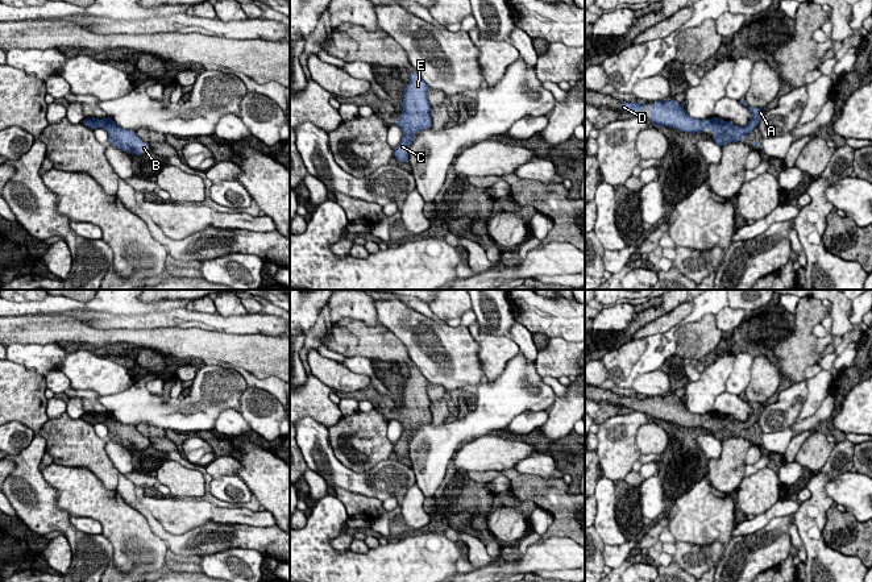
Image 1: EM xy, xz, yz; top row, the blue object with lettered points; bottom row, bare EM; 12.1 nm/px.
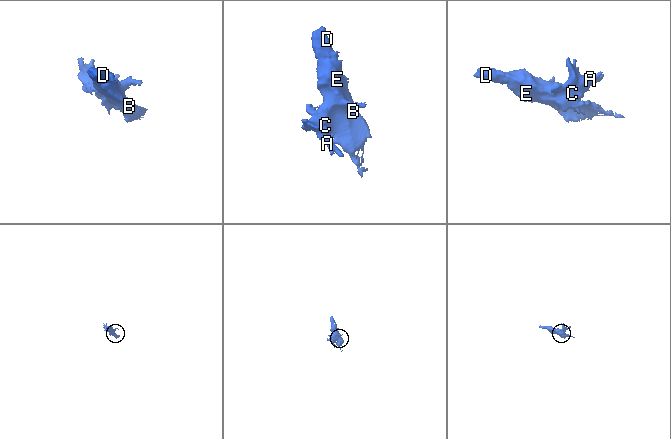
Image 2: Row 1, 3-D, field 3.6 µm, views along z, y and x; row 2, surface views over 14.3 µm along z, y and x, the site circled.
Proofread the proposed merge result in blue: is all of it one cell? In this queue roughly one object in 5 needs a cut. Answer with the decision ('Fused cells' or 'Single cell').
Single cell

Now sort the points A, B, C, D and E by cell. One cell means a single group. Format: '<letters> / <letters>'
A B C D E

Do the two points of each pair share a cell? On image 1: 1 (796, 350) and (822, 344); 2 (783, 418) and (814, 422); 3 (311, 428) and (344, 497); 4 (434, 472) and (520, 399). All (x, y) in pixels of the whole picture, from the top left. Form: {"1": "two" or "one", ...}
{"1": "two", "2": "two", "3": "two", "4": "one"}

